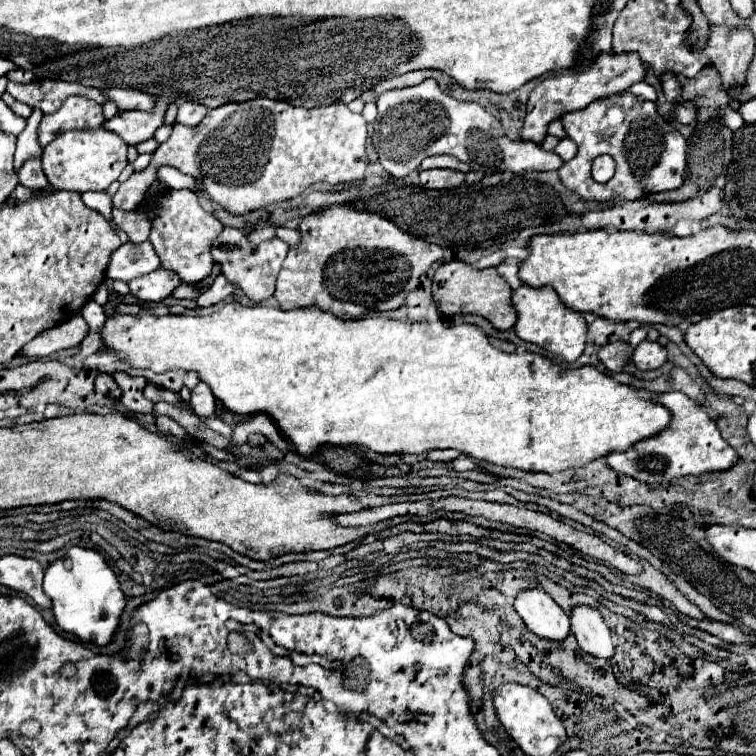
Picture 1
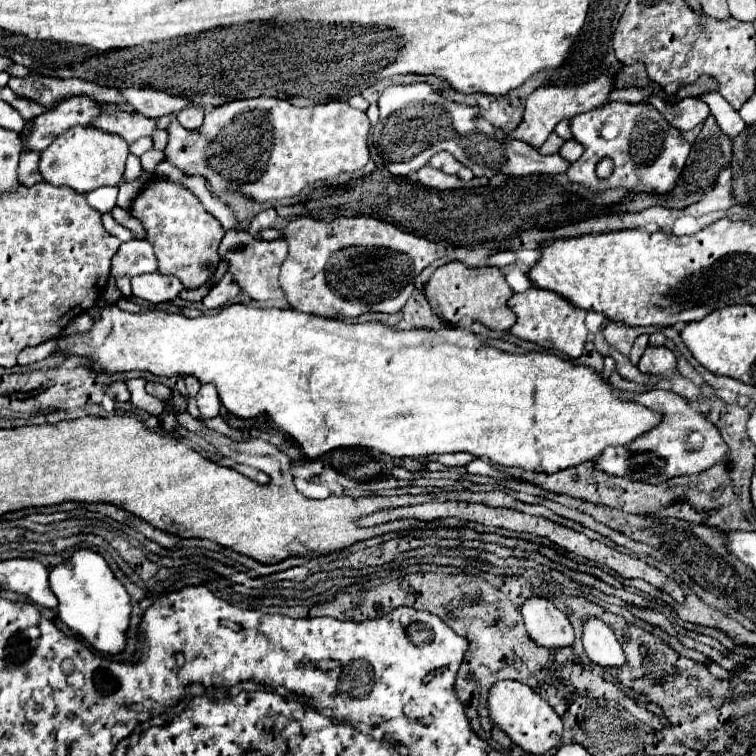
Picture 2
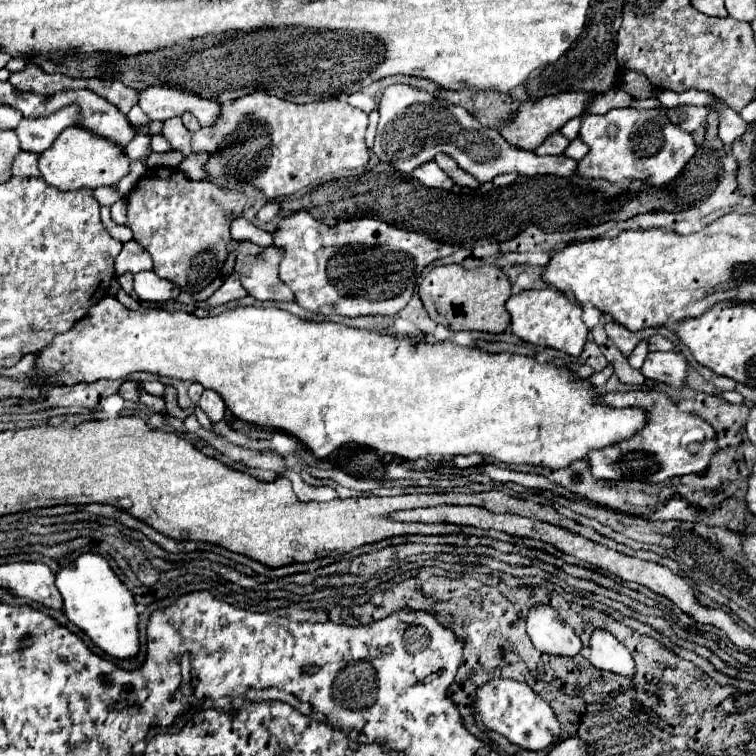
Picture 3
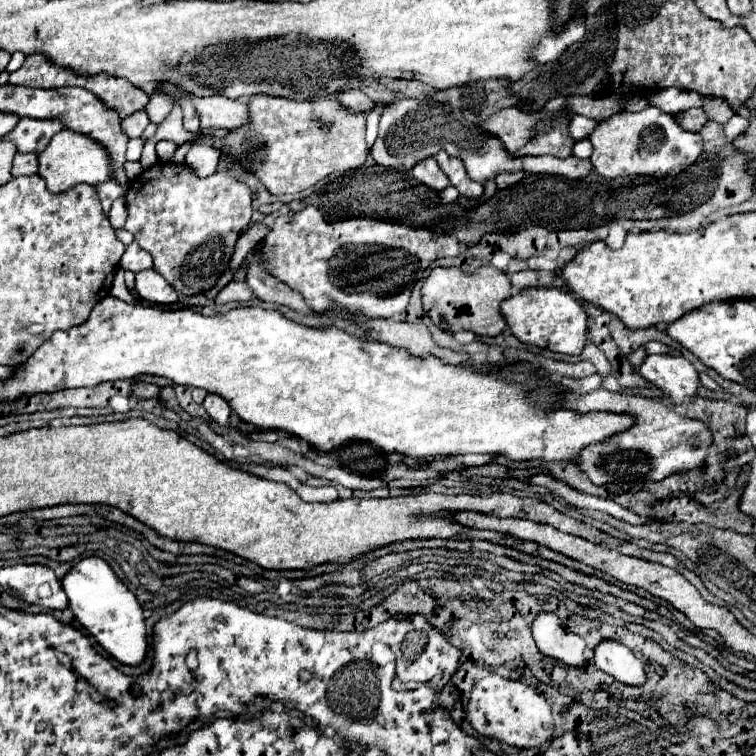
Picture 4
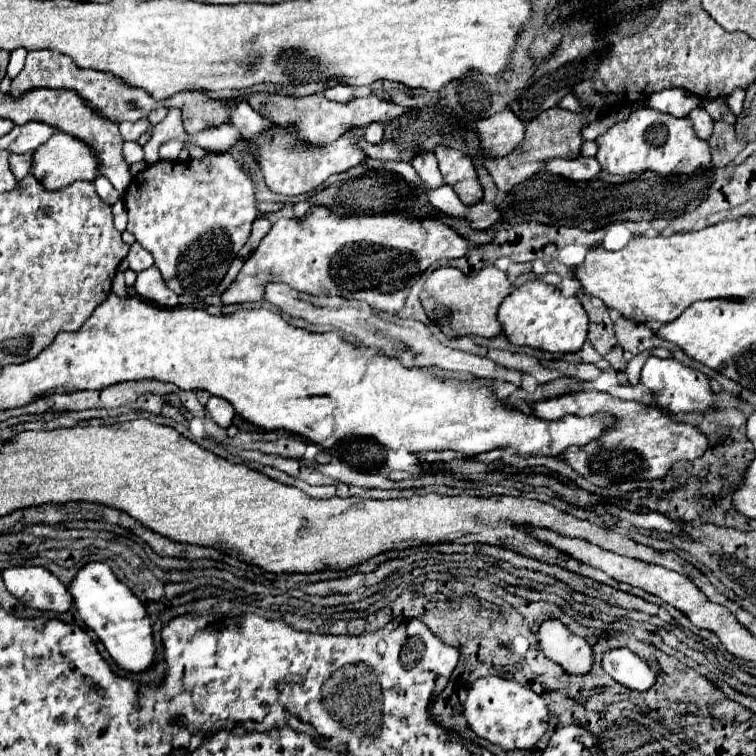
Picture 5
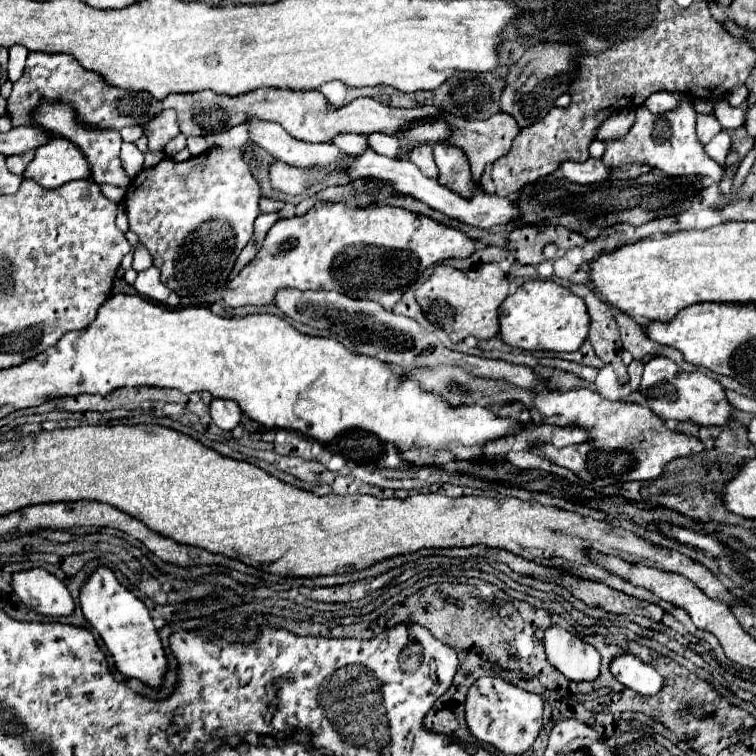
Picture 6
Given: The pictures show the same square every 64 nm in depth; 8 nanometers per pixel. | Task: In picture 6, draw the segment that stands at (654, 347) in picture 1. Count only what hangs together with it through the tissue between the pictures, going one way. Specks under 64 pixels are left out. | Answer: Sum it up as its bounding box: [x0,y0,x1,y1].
[636,358,734,426]

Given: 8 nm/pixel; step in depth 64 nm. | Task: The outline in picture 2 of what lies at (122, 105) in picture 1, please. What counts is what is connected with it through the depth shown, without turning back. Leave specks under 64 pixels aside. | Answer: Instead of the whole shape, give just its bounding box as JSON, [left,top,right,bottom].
[122,88,194,118]

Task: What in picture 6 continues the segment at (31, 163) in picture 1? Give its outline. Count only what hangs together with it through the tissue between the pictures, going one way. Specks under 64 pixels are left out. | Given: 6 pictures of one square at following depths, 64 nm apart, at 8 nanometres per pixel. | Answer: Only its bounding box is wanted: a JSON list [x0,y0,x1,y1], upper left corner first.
[6,152,34,176]

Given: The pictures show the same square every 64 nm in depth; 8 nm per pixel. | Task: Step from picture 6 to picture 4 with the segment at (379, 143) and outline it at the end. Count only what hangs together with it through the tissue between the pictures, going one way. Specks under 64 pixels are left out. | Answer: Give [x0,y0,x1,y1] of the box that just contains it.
[366,112,380,146]

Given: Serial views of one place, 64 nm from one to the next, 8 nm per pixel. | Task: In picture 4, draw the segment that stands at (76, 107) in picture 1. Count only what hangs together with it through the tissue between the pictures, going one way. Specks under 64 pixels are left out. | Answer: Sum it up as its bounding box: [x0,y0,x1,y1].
[4,120,60,152]

